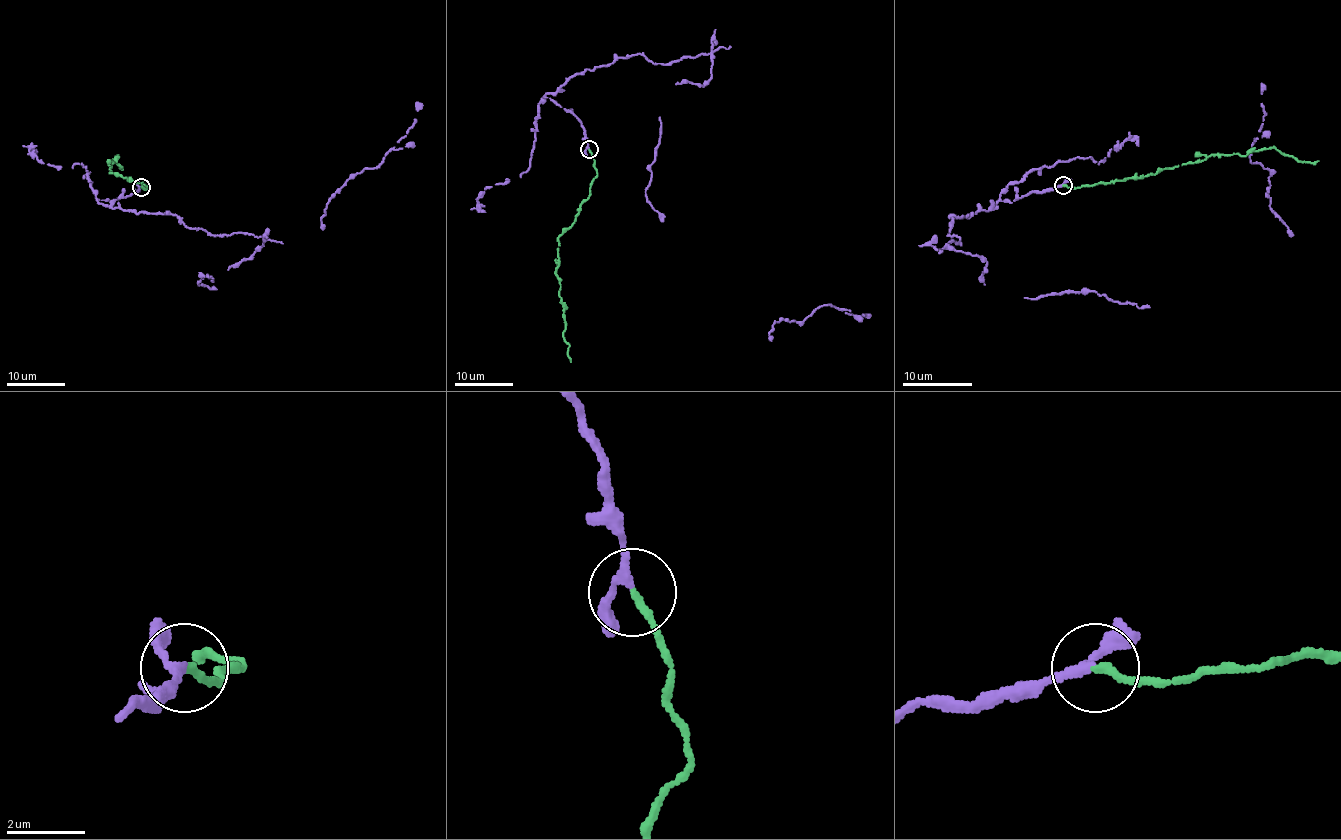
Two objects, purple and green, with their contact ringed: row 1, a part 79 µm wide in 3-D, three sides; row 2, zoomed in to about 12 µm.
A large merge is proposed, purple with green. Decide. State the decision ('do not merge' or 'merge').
merge

